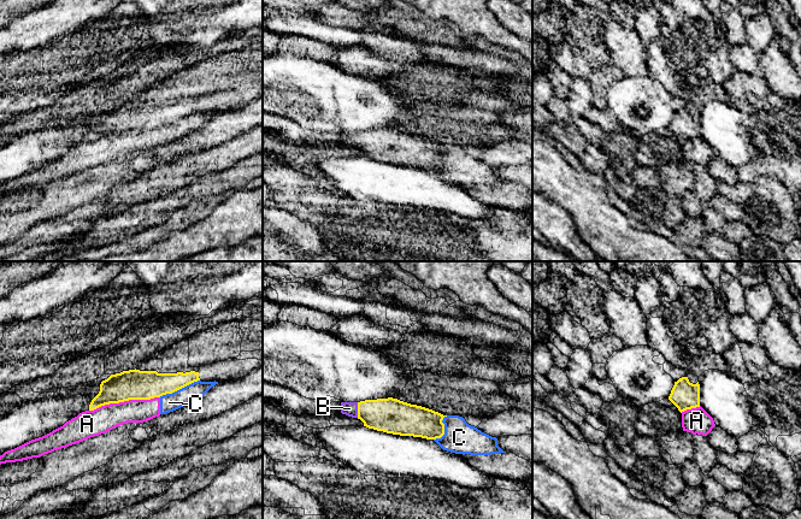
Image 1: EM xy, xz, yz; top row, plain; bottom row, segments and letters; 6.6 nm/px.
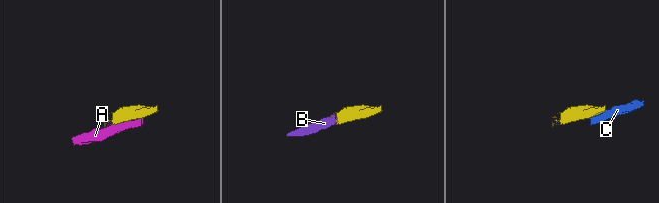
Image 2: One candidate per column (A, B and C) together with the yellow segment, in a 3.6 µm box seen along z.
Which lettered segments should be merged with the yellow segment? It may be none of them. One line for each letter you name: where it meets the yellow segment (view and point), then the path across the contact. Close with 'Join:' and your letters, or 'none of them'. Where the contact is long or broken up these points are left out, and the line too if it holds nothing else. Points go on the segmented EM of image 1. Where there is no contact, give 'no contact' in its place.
B: meets yellow in xz at (358, 410); runs through xz (392, 416), (358, 410), (349, 408)
Join: B

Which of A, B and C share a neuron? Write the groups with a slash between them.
A C / B

